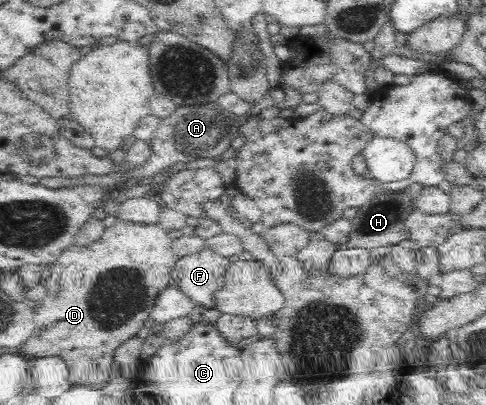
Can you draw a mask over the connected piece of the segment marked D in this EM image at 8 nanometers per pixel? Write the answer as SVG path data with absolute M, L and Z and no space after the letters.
M118 219L114 225L106 228L101 237L97 239L89 249L81 249L81 251L79 251L79 248L76 248L75 244L65 248L63 254L54 263L50 264L51 276L45 287L46 294L44 295L44 299L37 302L34 308L35 333L30 335L29 339L19 348L19 353L28 358L59 357L67 364L71 386L89 385L94 389L103 388L108 381L111 381L110 378L113 372L111 369L111 361L115 350L123 345L125 341L136 337L141 328L144 327L145 321L150 317L157 297L165 291L165 289L168 289L174 281L172 268L178 259L171 248L172 239L169 238L167 234L168 231L163 229L159 223L141 225Z

